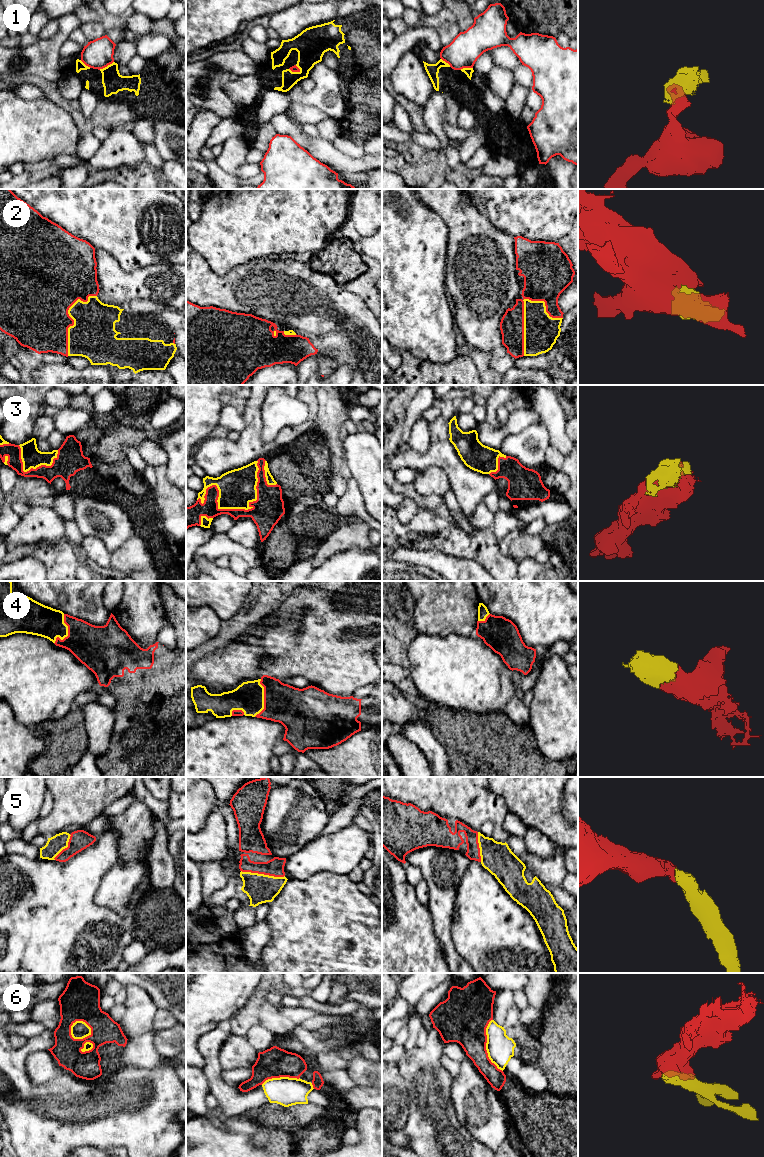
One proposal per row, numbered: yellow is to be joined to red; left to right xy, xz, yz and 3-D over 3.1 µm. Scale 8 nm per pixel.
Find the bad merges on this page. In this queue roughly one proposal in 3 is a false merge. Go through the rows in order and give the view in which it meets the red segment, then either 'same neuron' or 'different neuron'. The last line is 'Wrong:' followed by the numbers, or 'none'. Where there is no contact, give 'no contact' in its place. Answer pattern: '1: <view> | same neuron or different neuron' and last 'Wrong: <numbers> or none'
1: xy | different neuron
2: yz | same neuron
3: xz | same neuron
4: xz | same neuron
5: xz | same neuron
6: xy | different neuron
Wrong: 1, 6

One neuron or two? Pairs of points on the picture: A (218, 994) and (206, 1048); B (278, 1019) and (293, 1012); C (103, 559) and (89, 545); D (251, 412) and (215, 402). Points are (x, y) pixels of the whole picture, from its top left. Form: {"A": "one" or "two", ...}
{"A": "two", "B": "two", "C": "one", "D": "two"}

